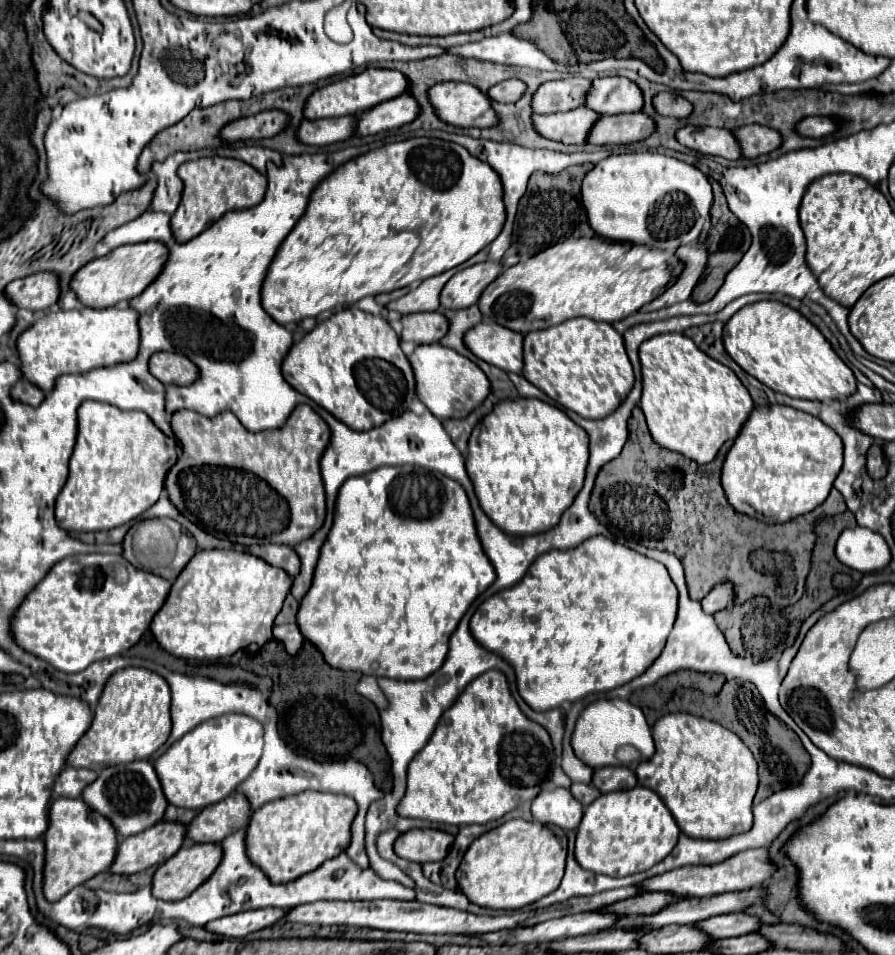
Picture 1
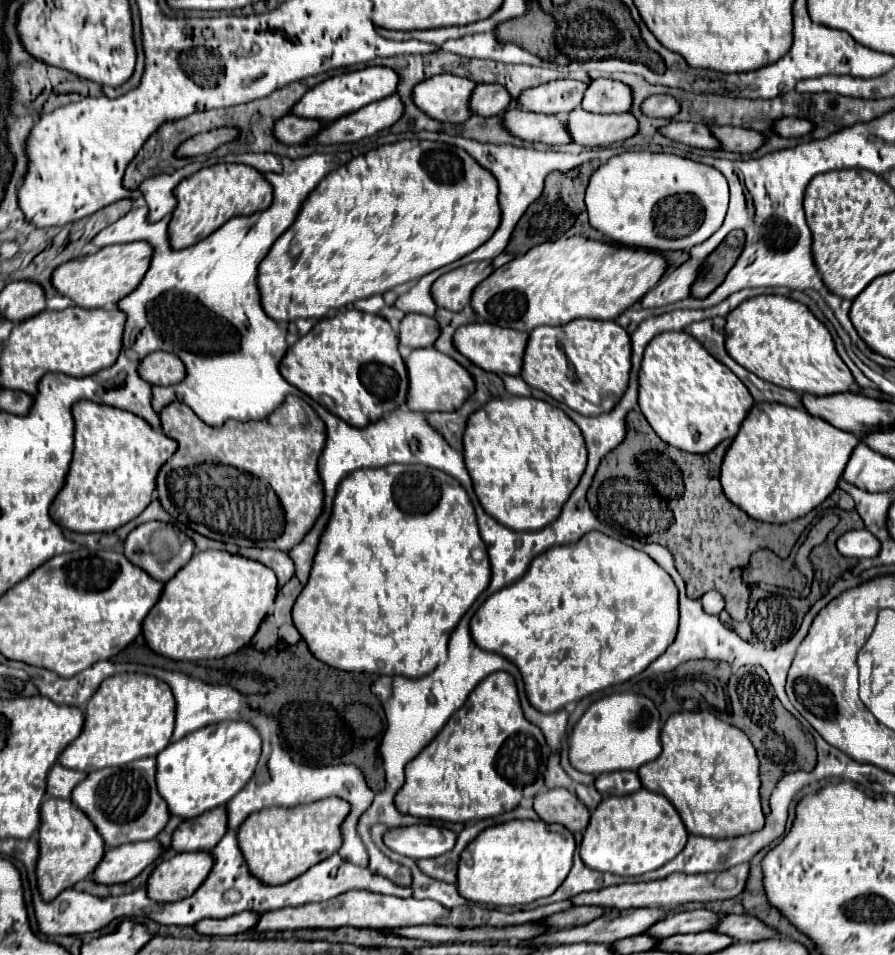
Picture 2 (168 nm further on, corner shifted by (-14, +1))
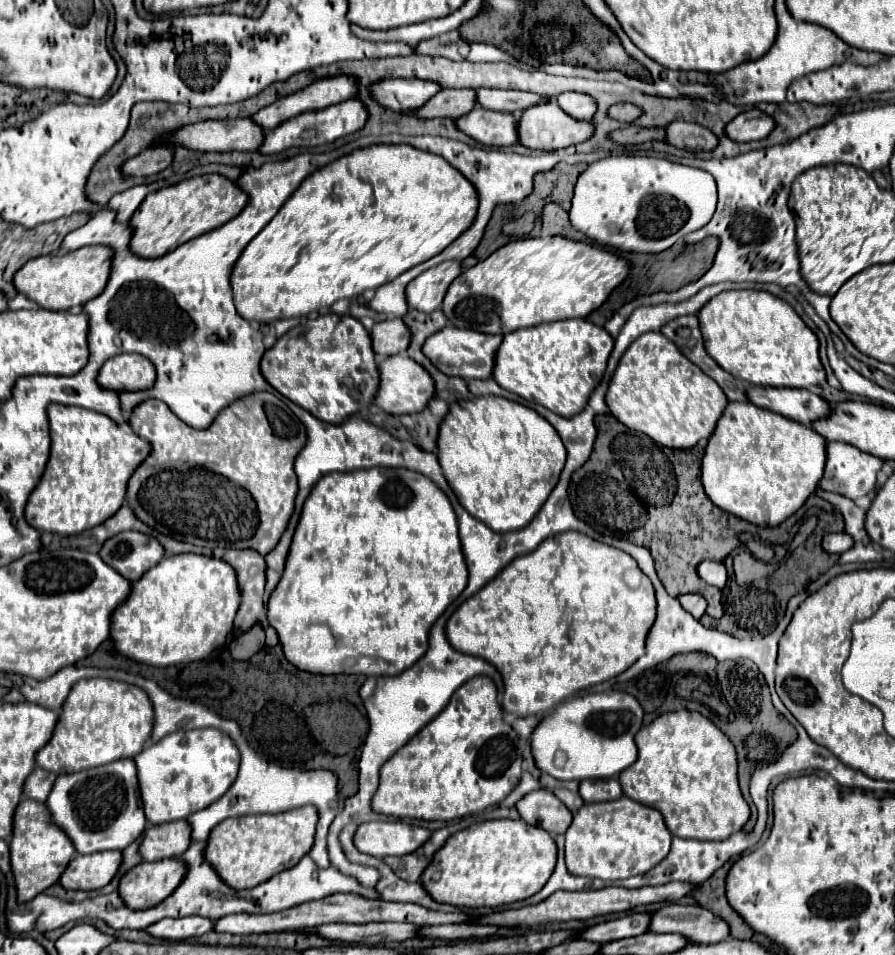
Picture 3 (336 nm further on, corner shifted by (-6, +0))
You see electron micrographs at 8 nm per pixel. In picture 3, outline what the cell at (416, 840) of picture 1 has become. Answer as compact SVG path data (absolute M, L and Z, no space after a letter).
M369 822L355 834L355 846L371 856L405 856L431 838L431 830L405 822Z

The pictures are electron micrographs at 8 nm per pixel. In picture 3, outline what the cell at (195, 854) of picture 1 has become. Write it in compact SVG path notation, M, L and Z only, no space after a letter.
M179 858L141 862L121 878L119 894L129 908L145 910L171 896L185 876L187 864Z

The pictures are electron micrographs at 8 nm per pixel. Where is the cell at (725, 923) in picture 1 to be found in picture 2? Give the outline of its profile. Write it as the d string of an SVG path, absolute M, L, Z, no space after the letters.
M707 909L701 911L677 911L669 917L659 919L659 923L651 925L645 935L651 935L655 939L675 935L675 933L697 933L697 931L709 931L715 927L721 915L715 915Z

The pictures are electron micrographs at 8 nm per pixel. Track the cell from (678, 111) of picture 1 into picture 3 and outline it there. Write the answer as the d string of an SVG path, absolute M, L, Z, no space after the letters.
M615 104L613 108L609 108L611 118L615 118L619 122L627 122L627 124L635 122L641 114L643 114L643 110L637 108L635 104Z

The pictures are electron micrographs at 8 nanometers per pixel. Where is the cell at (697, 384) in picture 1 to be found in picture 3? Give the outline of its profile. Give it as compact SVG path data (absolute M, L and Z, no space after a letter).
M647 332L631 344L631 348L623 354L613 374L605 400L609 412L615 414L617 420L627 424L627 428L643 432L649 438L653 438L657 444L675 450L689 450L699 440L709 438L715 432L719 416L723 416L729 404L723 388L711 376L705 376L705 372L699 366L695 366L687 356L683 356L683 352L679 352L673 340L663 336L661 332Z

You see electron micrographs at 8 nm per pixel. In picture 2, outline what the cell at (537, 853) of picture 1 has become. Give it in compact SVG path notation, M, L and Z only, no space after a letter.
M511 819L481 831L461 853L457 865L457 891L467 901L485 903L485 905L527 905L535 899L549 897L559 883L567 877L573 865L575 843L565 839L561 833L549 831L547 823L531 821L531 819Z

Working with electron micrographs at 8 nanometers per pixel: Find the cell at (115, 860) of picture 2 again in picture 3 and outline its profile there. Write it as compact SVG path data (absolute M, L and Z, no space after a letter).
M119 850L87 856L77 854L59 882L69 890L99 890L115 878L121 862L123 854Z

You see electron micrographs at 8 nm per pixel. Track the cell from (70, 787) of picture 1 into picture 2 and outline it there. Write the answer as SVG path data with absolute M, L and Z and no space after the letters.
M55 763L55 767L51 767L51 773L47 775L47 797L59 797L59 799L69 799L73 787L85 777L85 773L75 771L75 769L67 769L59 763Z

